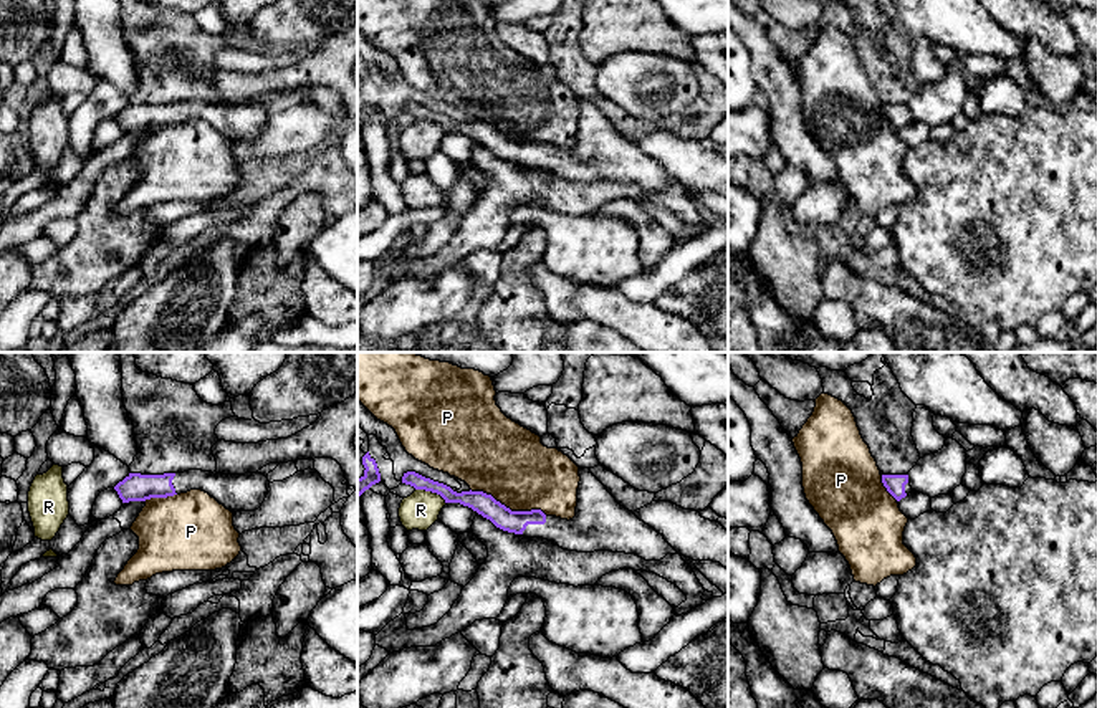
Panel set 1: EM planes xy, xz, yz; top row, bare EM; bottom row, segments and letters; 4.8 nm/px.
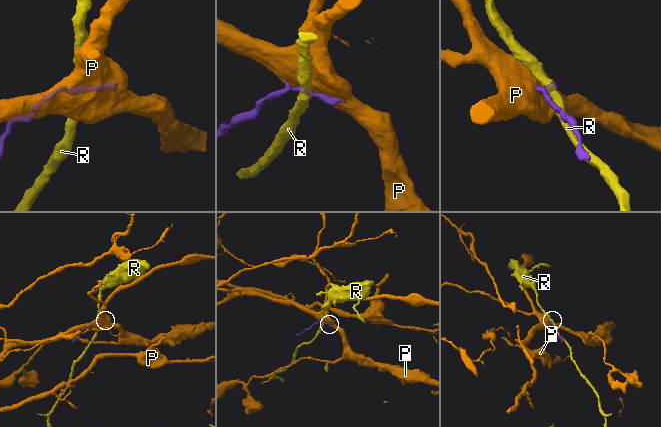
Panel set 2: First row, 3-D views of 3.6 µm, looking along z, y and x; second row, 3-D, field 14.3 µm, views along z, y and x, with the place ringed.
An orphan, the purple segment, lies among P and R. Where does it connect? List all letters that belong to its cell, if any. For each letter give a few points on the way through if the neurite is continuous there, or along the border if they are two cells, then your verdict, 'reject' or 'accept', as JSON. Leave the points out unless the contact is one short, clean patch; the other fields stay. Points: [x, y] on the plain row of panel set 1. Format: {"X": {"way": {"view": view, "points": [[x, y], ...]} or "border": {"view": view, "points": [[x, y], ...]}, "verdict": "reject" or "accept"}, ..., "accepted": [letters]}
{"P": {"border": {"view": "xz", "points": [[470, 118], [490, 123], [512, 139], [541, 139], [546, 144]]}, "verdict": "reject"}, "R": {"border": {"view": "xz", "points": [[416, 118], [435, 121], [445, 133]]}, "verdict": "reject"}, "accepted": []}

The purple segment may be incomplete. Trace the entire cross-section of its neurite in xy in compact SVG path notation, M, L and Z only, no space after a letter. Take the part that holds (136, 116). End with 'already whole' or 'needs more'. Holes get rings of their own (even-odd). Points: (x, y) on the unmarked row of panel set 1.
M202 99L164 104L129 103L114 116L122 132L202 119L232 142L258 139L268 124L268 117L270 111L261 103L223 104Z; needs more

